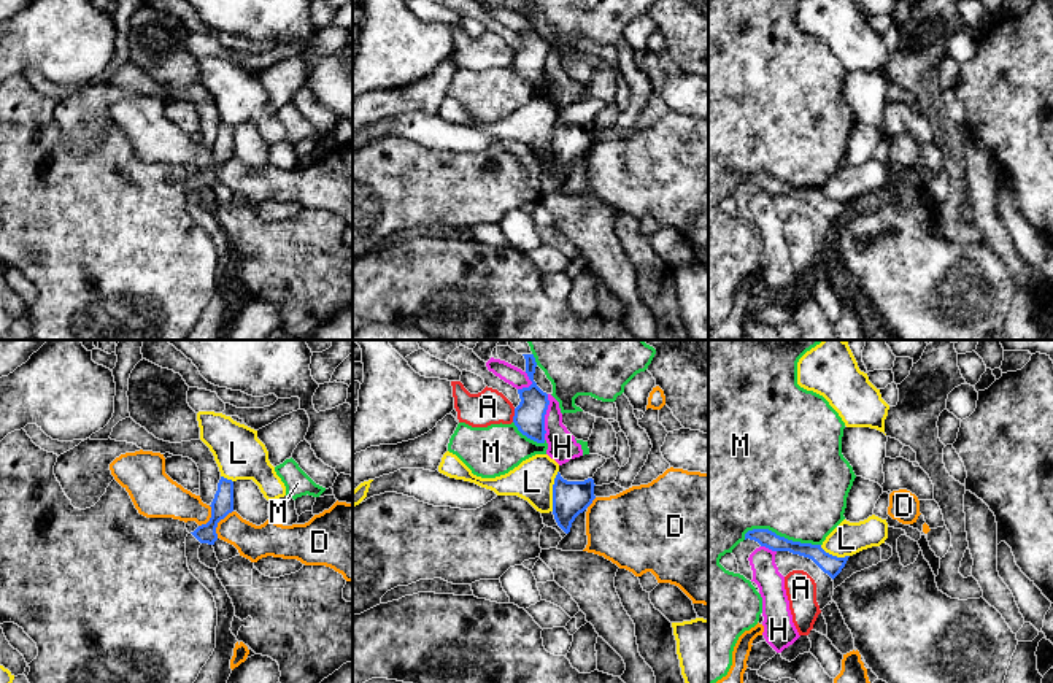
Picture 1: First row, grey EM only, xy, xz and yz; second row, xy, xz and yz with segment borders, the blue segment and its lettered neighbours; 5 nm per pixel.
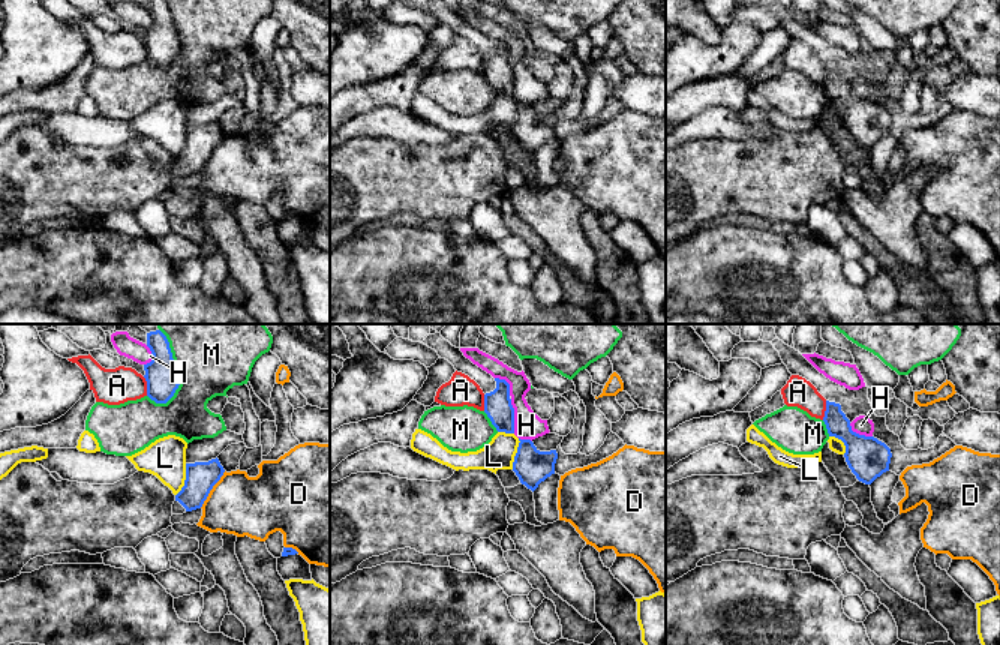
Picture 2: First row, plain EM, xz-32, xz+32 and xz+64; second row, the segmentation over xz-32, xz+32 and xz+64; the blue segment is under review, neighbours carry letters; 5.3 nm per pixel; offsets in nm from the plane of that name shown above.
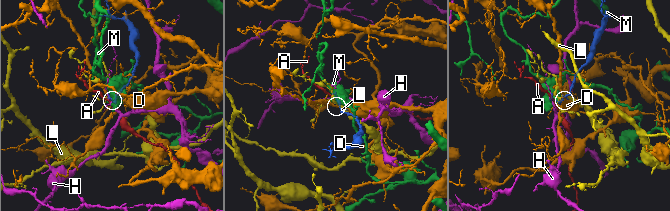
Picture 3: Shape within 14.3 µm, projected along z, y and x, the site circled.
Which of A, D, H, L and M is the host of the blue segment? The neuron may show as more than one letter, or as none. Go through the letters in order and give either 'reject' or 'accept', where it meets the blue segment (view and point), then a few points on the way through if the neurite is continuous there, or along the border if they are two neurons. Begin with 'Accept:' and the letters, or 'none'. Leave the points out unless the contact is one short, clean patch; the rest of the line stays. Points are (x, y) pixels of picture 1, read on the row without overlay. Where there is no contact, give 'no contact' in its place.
Accept: none
A: reject | xz (515, 59) | along xz (515, 53), (512, 65)
D: reject | xy (218, 165)
H: reject | xz (543, 61)
L: reject | xz (553, 135)
M: reject | yz (782, 181)

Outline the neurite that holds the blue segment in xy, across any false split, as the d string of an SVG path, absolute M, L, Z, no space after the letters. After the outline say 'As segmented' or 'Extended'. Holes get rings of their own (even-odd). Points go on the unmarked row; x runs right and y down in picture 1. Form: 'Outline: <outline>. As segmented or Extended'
Outline: M221 121L218 135L211 146L211 162L186 181L186 202L191 218L213 238L218 253L216 292L202 311L187 340L222 340L232 318L230 303L233 300L237 281L232 278L235 251L214 213L206 211L199 203L202 187L214 189L216 172L221 164L233 156L233 125Z. Extended

